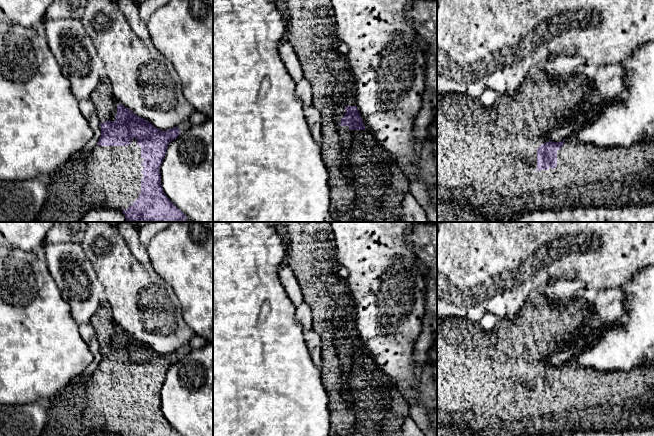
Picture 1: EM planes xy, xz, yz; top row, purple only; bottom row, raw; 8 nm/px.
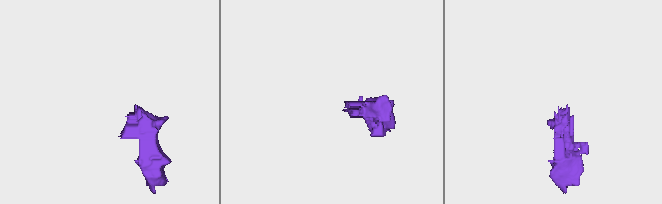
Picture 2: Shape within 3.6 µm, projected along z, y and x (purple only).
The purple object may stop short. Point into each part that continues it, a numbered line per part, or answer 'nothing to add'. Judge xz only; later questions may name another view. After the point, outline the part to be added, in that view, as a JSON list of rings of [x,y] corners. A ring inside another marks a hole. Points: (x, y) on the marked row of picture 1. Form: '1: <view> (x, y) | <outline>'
1: xz (365, 181) | [[[281,0],[287,5],[289,20],[288,40],[301,63],[304,78],[312,88],[312,106],[322,118],[322,157],[328,172],[330,188],[330,212],[334,222],[352,222],[361,219],[365,222],[403,222],[401,204],[406,193],[410,192],[410,182],[393,156],[382,148],[369,130],[350,130],[341,126],[346,106],[355,104],[355,81],[350,71],[347,56],[338,51],[341,41],[337,35],[337,25],[331,0]]]

